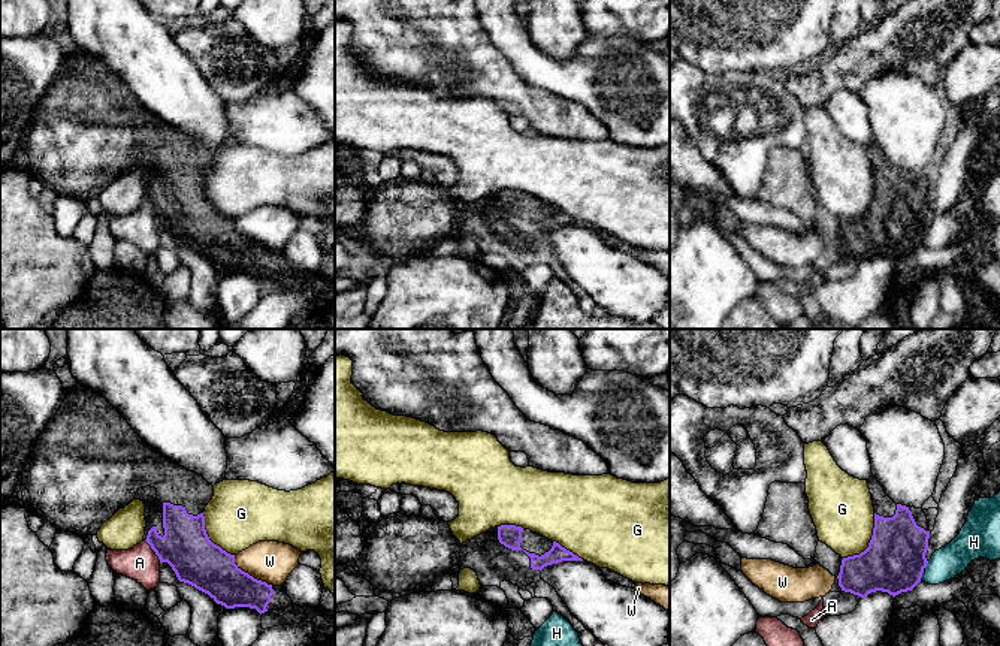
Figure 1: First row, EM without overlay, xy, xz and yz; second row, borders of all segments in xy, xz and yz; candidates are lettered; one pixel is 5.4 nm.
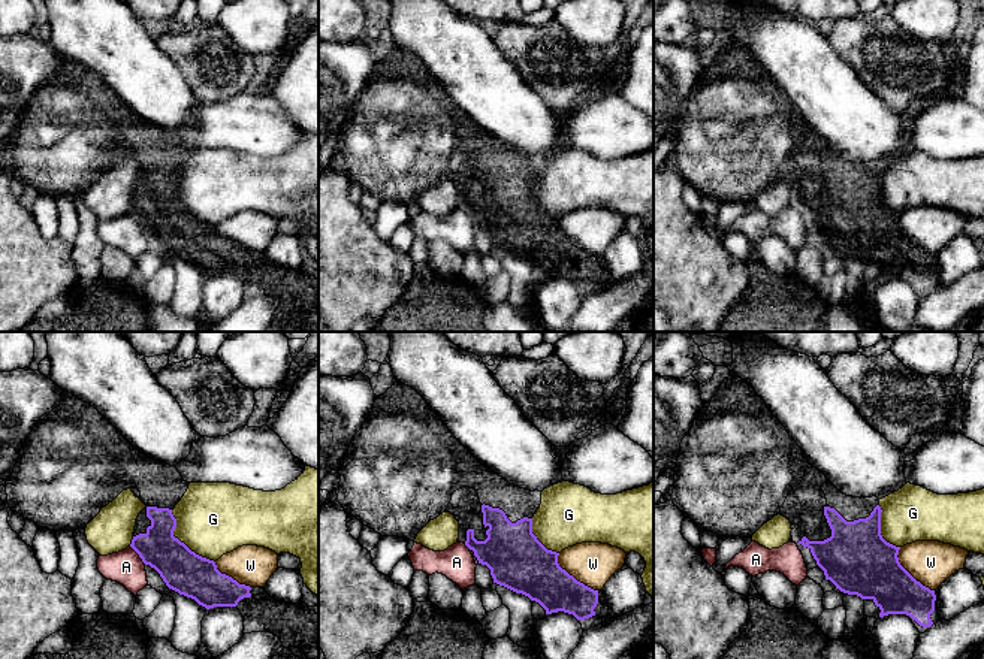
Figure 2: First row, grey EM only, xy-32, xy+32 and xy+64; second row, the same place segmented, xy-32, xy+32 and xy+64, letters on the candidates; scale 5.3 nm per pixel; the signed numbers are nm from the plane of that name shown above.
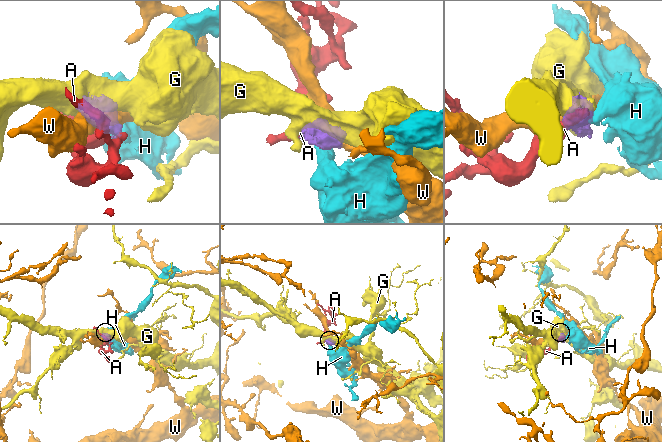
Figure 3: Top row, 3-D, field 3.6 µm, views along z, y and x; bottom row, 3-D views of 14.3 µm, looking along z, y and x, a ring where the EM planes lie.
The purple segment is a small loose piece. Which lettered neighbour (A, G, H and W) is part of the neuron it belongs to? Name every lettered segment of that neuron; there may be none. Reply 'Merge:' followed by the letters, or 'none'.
Merge: none

